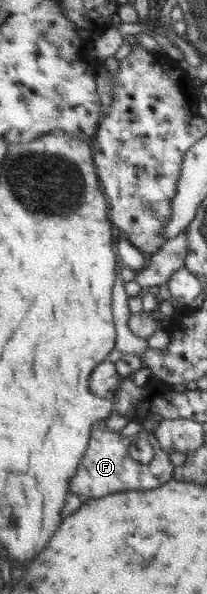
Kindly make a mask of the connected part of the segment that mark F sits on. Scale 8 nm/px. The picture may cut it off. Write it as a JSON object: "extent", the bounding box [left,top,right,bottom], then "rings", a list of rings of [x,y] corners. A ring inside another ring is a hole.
{"extent":[70,420,175,502],"rings":[[[104,420],[96,423],[91,431],[88,451],[84,454],[77,474],[70,480],[71,493],[75,493],[82,502],[86,502],[120,491],[156,489],[172,480],[175,466],[170,461],[170,453],[161,448],[153,432],[147,430],[144,435],[155,450],[153,459],[148,464],[135,461],[130,457],[130,453],[127,453],[127,447],[132,445],[136,437],[126,437],[120,435],[120,432],[111,431]]]}

